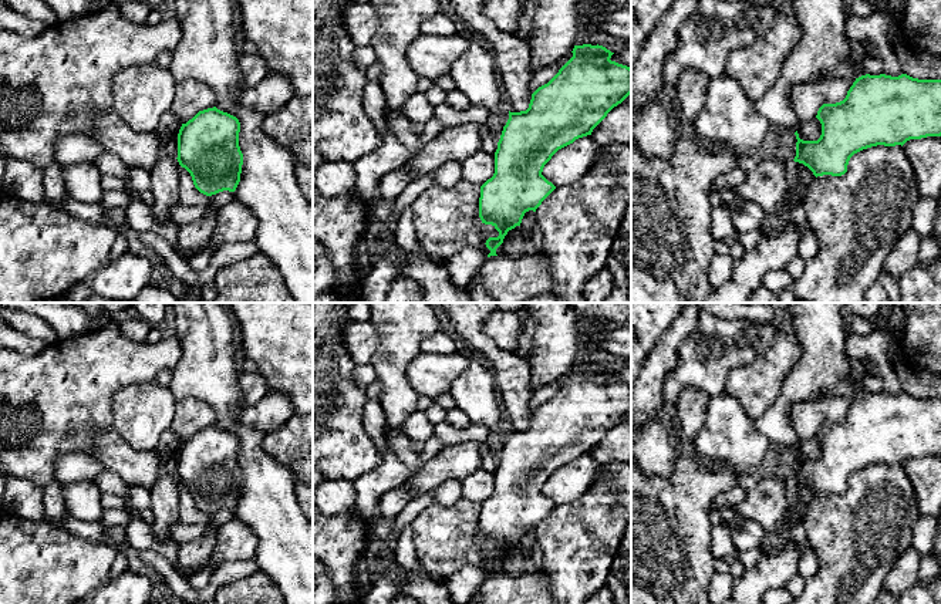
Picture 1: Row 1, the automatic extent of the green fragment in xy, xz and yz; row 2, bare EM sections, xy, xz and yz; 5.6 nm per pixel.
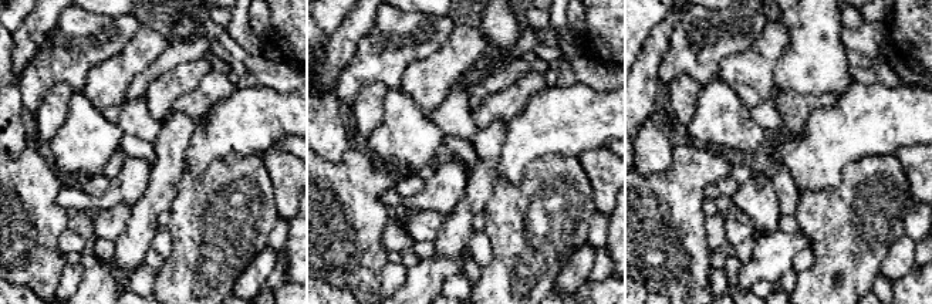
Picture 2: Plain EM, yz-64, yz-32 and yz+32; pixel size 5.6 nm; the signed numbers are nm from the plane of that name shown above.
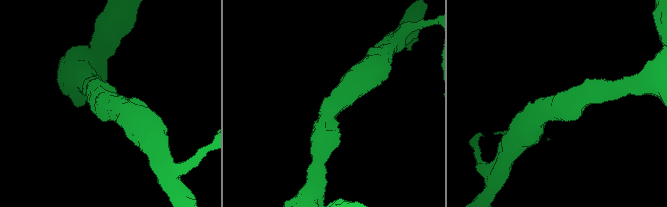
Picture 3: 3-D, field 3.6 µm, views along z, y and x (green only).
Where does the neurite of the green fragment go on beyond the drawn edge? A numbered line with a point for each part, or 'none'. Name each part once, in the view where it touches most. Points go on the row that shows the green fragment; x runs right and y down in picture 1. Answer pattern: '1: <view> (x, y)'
none

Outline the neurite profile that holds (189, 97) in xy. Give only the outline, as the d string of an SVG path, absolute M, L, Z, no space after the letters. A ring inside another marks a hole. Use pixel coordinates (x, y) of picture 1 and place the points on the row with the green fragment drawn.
M188 80L176 84L171 111L181 124L186 124L199 111L213 108L215 105L216 95L206 84Z

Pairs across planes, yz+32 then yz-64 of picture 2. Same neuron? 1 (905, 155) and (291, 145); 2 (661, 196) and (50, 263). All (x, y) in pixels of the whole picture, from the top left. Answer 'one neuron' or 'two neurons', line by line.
1: two neurons
2: one neuron

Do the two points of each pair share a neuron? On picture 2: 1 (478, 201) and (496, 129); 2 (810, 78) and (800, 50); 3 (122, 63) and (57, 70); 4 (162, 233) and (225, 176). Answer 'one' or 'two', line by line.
1: one
2: one
3: two
4: two

